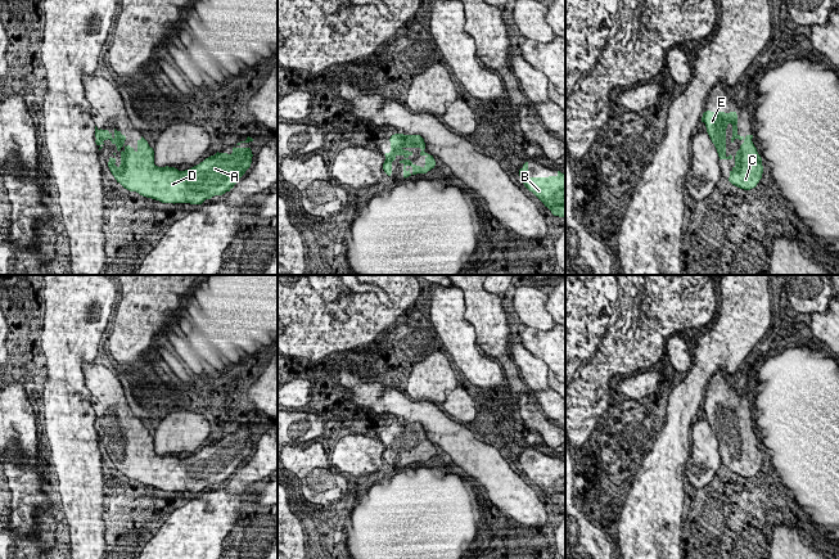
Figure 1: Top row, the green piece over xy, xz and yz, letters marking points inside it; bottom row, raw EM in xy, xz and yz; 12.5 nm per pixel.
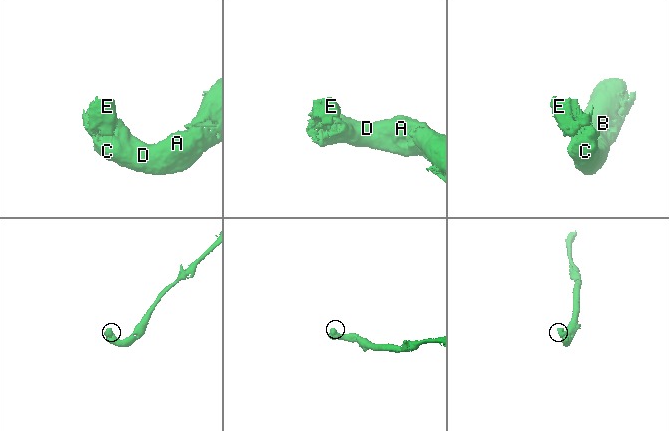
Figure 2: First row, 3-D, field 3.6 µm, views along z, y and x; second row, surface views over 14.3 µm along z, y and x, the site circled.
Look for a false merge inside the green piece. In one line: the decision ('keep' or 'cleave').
keep

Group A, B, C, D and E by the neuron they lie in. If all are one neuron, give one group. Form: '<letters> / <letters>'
A B C D E

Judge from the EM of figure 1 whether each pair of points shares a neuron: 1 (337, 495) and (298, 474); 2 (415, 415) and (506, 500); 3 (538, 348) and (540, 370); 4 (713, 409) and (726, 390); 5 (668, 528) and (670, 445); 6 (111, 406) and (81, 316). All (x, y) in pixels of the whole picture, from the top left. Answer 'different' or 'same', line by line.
1: same
2: same
3: different
4: same
5: same
6: different

